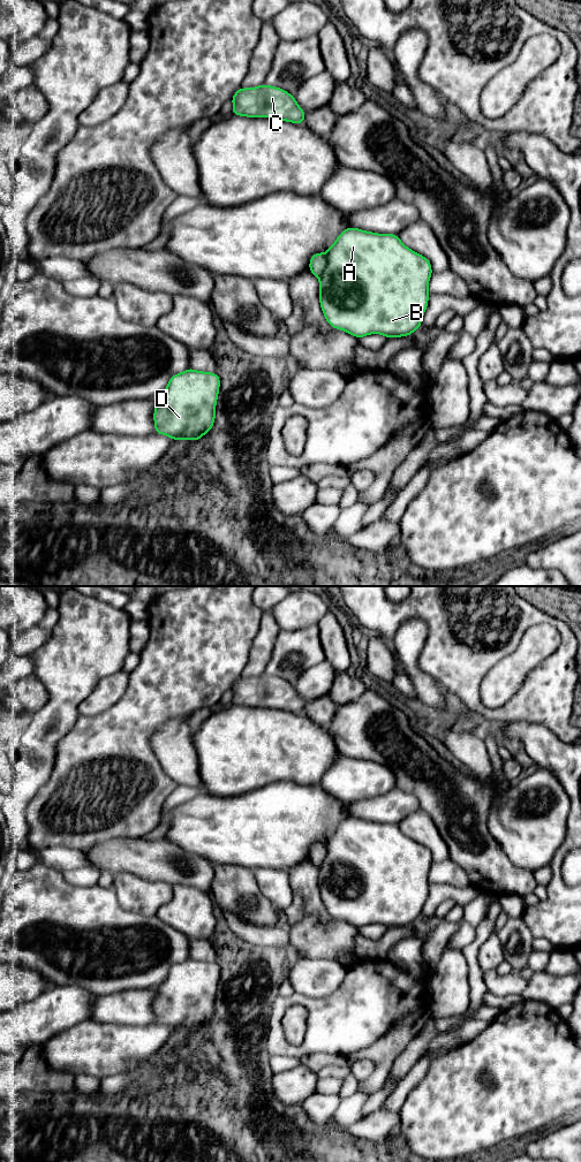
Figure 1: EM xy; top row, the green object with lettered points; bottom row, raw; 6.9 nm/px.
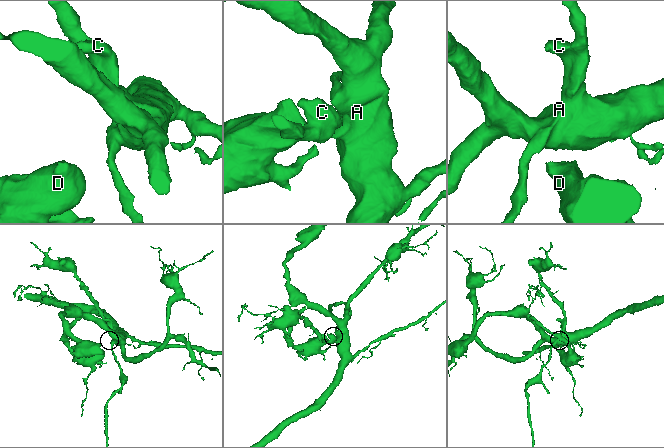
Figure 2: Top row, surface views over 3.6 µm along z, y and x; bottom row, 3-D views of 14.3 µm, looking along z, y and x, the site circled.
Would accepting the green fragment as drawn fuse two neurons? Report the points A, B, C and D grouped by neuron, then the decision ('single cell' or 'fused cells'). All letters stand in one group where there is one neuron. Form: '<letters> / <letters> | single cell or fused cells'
A B D / C | fused cells

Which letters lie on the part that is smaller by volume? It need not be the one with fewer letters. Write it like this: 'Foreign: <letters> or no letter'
Foreign: C

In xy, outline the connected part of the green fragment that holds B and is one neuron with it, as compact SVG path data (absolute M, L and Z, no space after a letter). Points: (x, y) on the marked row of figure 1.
M348 227L327 249L326 266L319 278L319 305L332 328L341 329L357 339L370 334L391 337L412 335L422 326L428 307L428 284L432 267L428 258L407 248L395 234L377 234Z

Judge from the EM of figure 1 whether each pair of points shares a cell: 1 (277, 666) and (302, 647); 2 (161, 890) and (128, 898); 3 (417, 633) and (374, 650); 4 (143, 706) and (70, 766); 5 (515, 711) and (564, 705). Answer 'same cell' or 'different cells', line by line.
1: same cell
2: same cell
3: different cells
4: same cell
5: same cell

